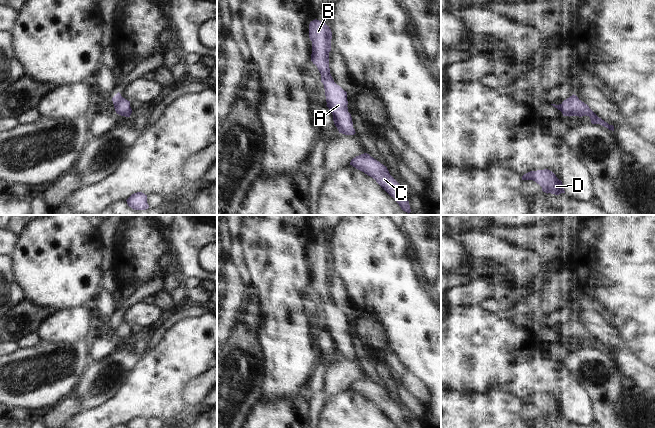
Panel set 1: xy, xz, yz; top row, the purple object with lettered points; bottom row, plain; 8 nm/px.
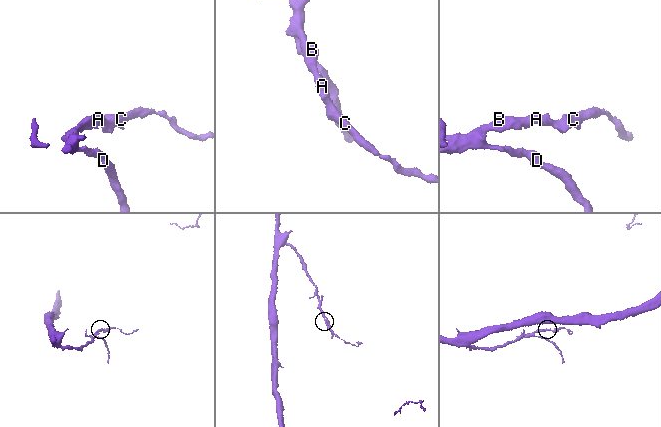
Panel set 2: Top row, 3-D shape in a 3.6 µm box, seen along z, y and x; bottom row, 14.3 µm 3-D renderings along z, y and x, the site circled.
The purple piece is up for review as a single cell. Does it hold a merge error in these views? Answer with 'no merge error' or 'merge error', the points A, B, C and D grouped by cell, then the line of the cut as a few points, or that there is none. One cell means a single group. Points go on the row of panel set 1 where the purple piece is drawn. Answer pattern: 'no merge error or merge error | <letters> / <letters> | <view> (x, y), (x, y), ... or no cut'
no merge error | A B C D | no cut

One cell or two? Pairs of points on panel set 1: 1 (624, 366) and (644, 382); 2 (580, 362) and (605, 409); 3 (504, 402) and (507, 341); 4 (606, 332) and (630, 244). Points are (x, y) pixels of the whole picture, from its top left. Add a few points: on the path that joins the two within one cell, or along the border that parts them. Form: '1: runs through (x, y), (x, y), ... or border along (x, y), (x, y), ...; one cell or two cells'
1: runs through (629, 367), (639, 377); one cell
2: runs through (591, 374), (591, 382), (600, 392), (600, 397); one cell
3: border along (482, 393), (503, 390), (515, 395), (521, 401); two cells
4: border along (611, 324), (617, 330), (624, 344); two cells

